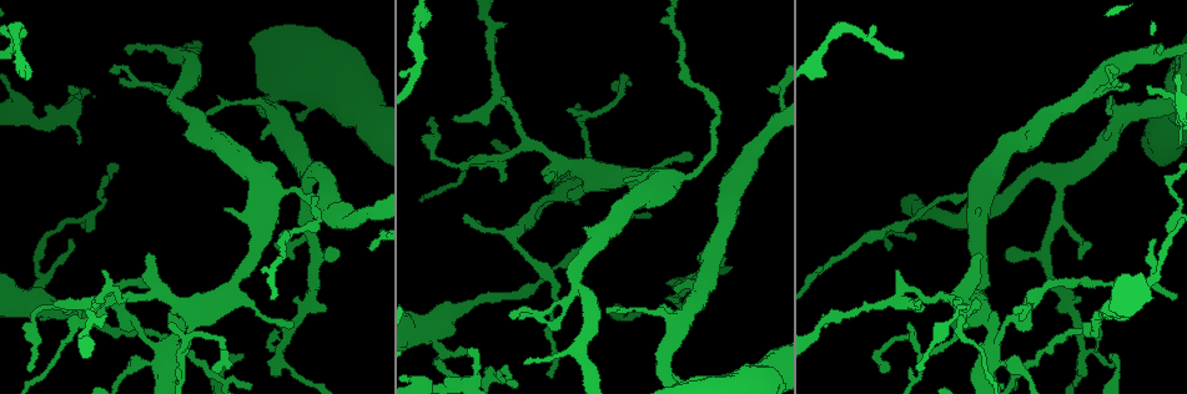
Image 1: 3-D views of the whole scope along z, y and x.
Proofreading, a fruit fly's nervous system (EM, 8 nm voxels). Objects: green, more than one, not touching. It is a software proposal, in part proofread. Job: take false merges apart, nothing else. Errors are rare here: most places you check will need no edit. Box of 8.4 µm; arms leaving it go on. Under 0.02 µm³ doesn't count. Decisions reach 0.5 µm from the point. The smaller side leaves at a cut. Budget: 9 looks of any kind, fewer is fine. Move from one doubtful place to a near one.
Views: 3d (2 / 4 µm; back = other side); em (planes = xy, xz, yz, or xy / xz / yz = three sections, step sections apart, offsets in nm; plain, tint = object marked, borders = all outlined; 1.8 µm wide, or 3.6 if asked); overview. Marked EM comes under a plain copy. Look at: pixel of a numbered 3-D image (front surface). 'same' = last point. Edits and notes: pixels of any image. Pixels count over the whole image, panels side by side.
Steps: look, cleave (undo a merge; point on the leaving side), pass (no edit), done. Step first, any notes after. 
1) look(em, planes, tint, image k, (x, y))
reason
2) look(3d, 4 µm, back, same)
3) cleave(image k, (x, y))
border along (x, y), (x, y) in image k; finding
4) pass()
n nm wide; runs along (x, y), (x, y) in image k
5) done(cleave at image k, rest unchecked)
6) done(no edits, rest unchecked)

look(3d, 4 µm, image 1, (261, 182))
branch point

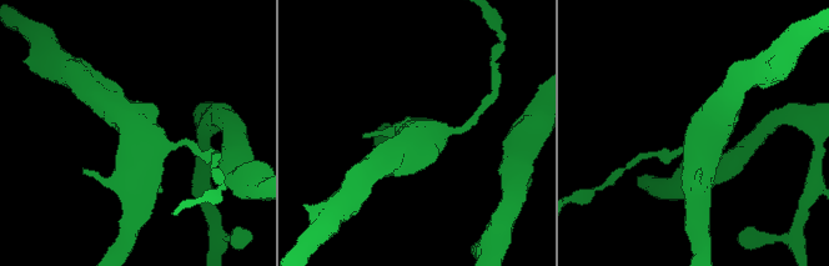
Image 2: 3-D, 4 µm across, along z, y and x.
look(em, xy, step 16, tint, image 2, (418, 136))
now the EM

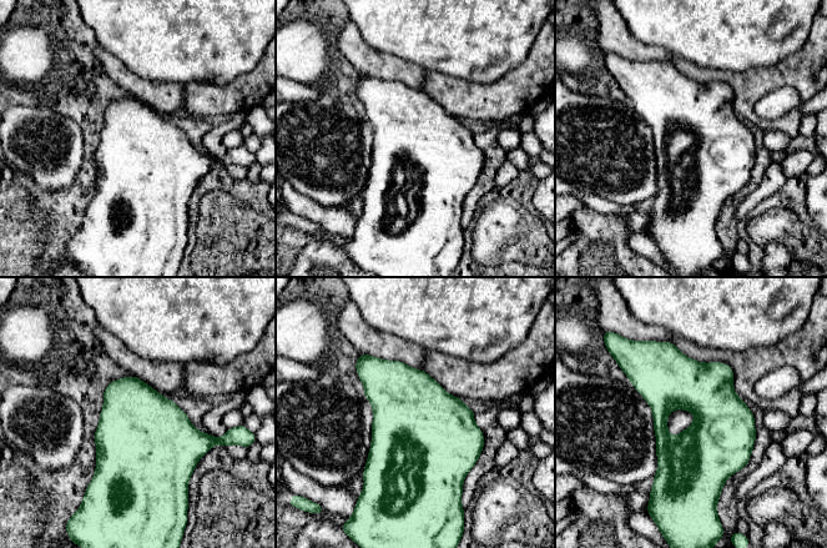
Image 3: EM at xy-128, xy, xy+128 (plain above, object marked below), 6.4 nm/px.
look(em, planes, tint, same)

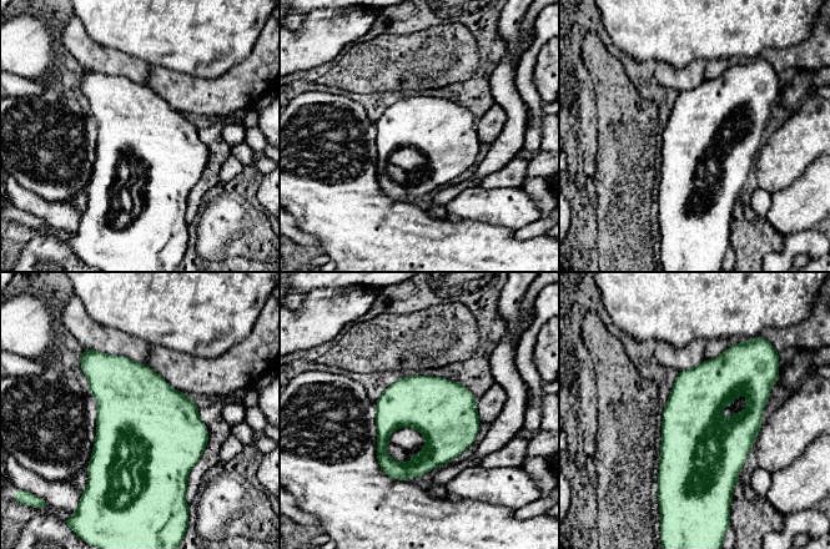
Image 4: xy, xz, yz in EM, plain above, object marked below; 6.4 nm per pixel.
pass()
all the same cell

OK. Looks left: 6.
look(em, xz, step 16, tint, image 1, (206, 300))
four arms meet

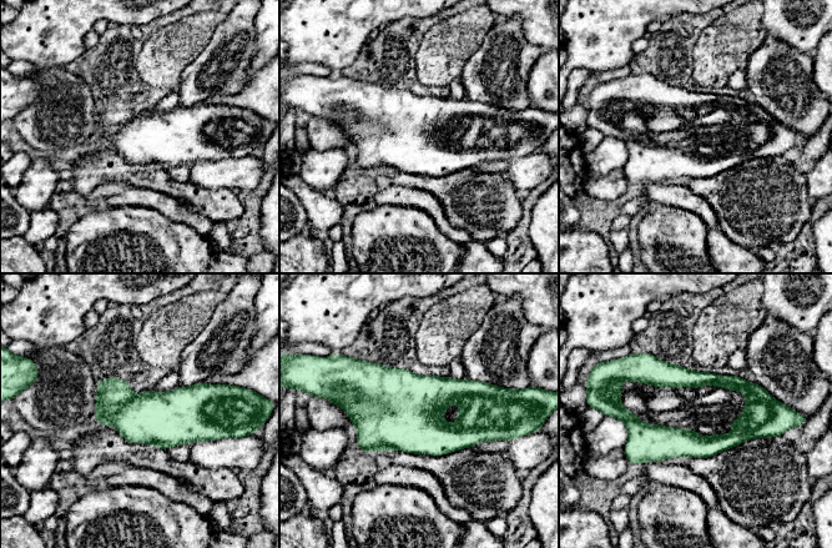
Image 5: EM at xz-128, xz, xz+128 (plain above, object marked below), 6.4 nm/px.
look(em, xy, step 8, tint, same)
cut it another way

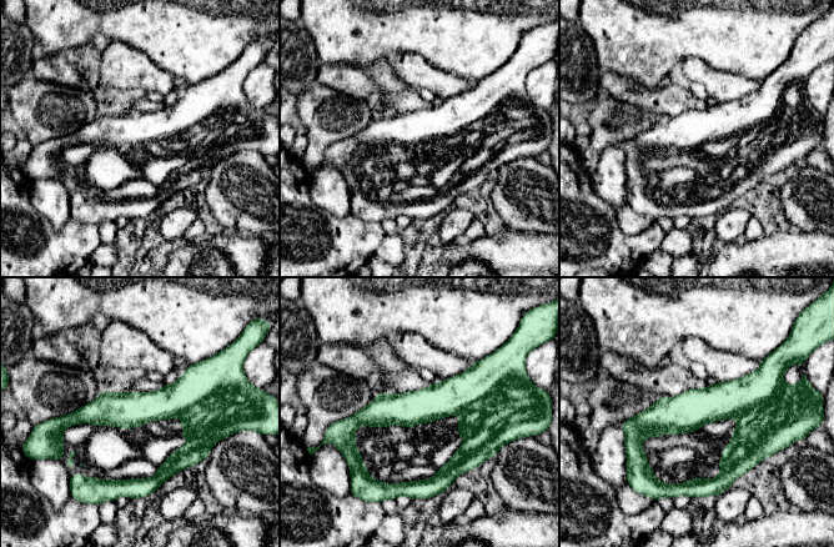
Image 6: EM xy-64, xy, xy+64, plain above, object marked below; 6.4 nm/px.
pass()
all the same cell

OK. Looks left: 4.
look(3d, 4 µm, image 1, (528, 142))
thick turns thin

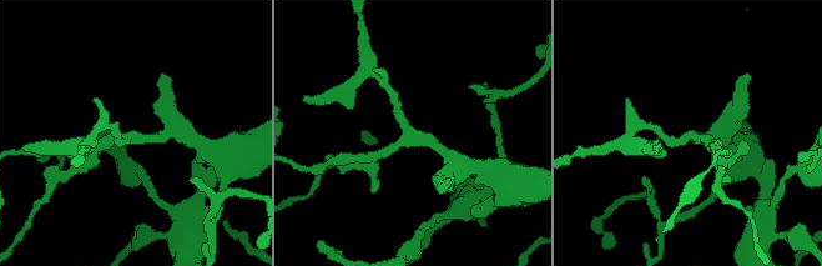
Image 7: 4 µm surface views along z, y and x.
look(em, planes, tint, image 7, (131, 134))
3 arms

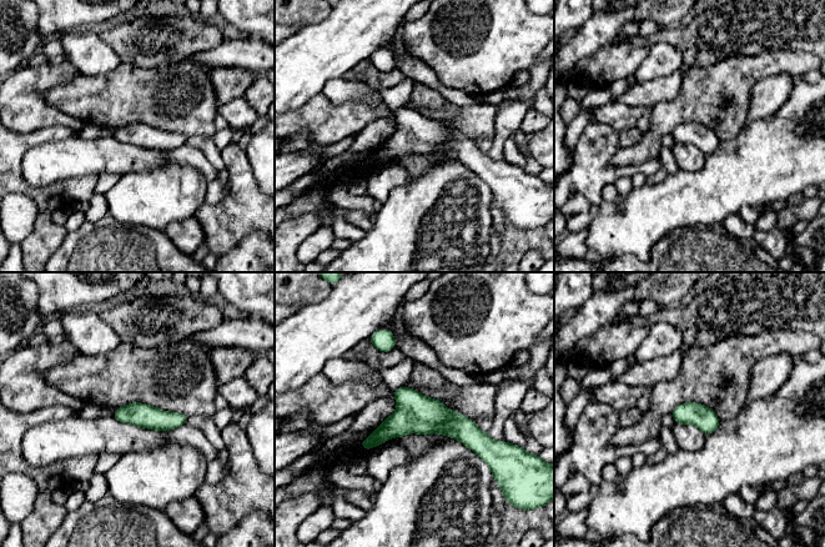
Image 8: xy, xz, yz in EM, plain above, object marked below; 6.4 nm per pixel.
pass()
150 nm wide; runs along (484, 438), (401, 422), (366, 446) in image 8; all the same cell

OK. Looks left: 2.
look(3d, 4 µm, image 1, (583, 120))
arms part here

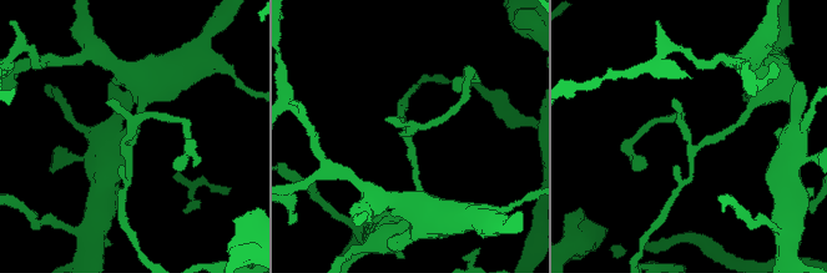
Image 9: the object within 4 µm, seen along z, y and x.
look(em, planes, tint, image 9, (406, 136))

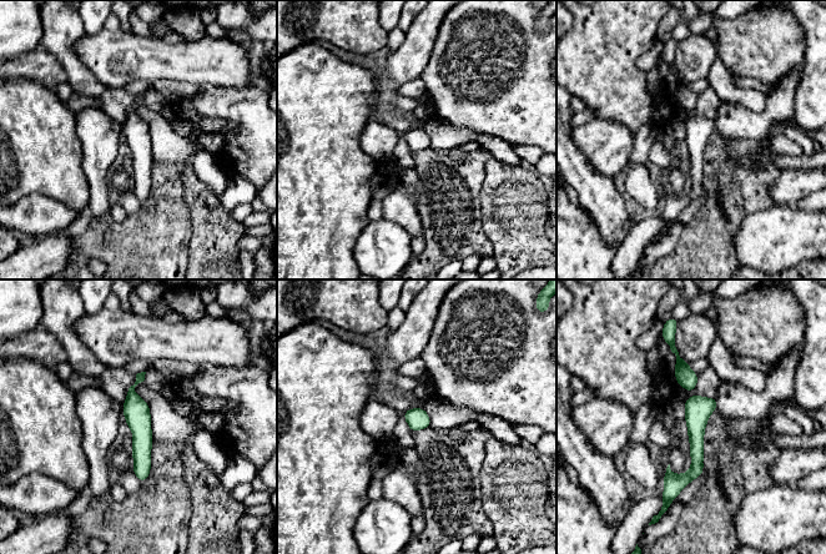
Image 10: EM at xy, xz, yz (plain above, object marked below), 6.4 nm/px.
pass()
one cell here

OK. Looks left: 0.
done(no edits, rest unchecked)

